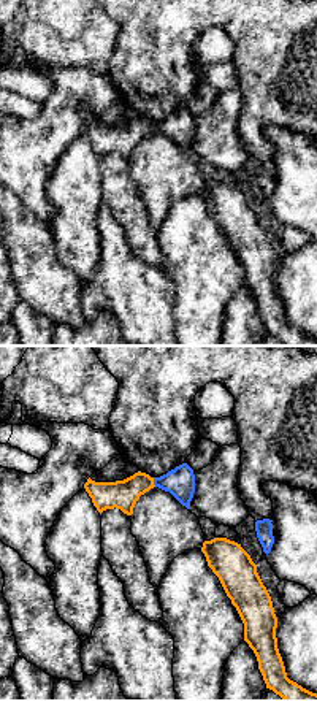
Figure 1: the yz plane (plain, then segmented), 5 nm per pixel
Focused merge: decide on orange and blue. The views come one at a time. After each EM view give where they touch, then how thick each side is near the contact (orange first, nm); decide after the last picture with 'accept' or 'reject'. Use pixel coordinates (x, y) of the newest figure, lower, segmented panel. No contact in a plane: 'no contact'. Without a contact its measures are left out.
contact (152, 482); calibres 150 and 150 nm

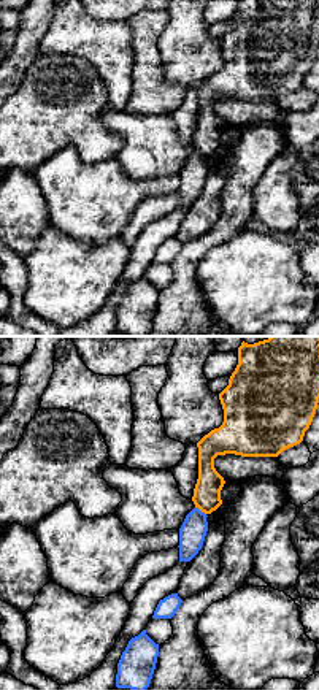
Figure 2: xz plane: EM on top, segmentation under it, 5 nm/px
contact (200, 509); calibres 140 and 140 nm

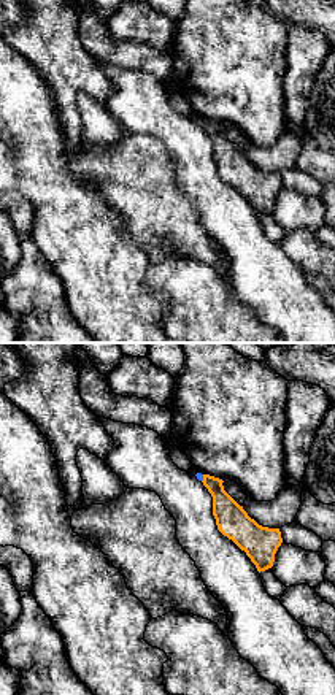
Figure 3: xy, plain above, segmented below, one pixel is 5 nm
contact (204, 478); calibres 160 and 30 nm

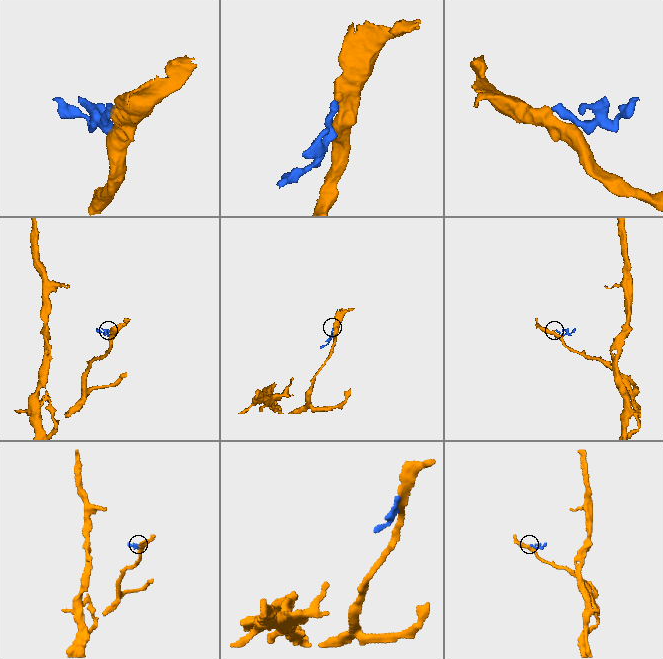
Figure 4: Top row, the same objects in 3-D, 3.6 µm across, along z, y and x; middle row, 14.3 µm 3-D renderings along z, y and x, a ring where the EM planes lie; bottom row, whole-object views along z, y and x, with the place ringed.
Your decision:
reject

